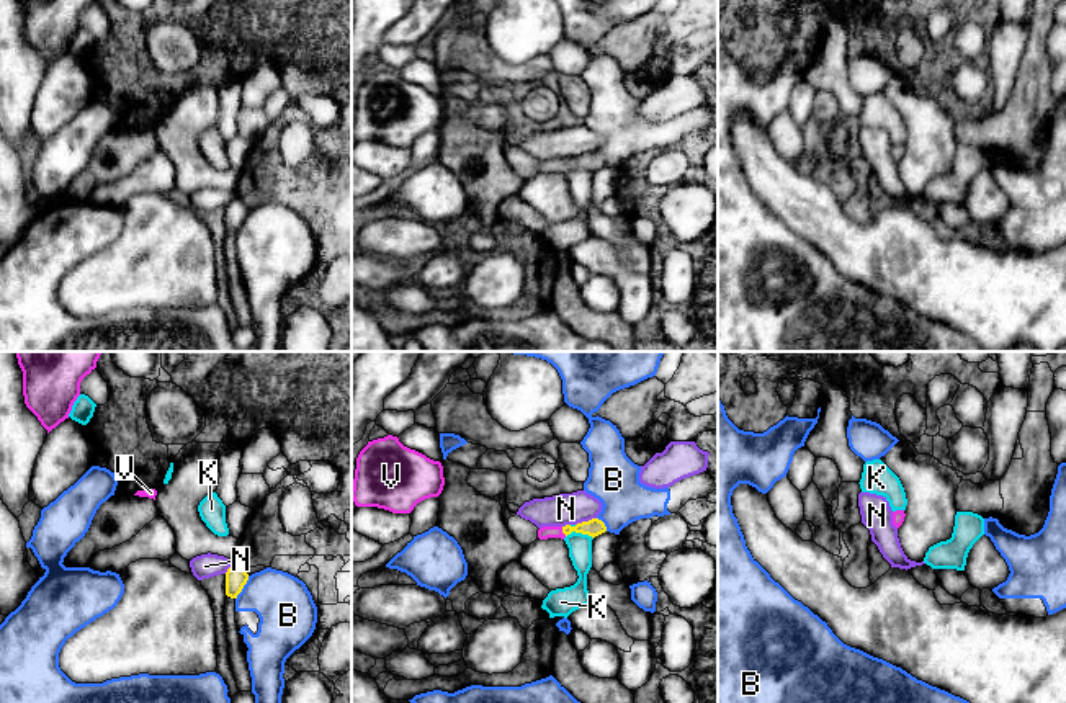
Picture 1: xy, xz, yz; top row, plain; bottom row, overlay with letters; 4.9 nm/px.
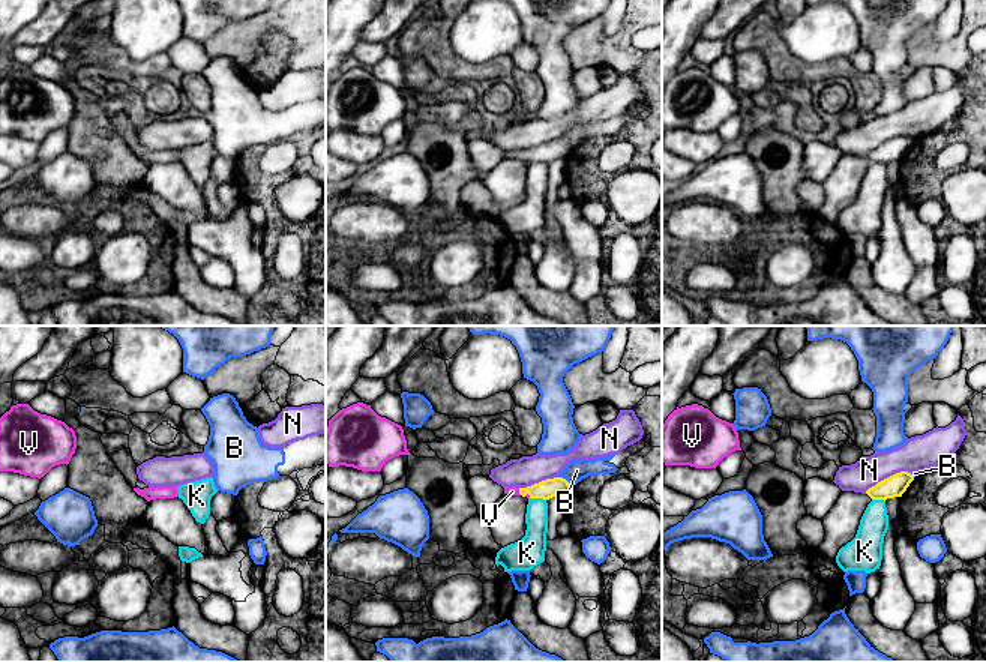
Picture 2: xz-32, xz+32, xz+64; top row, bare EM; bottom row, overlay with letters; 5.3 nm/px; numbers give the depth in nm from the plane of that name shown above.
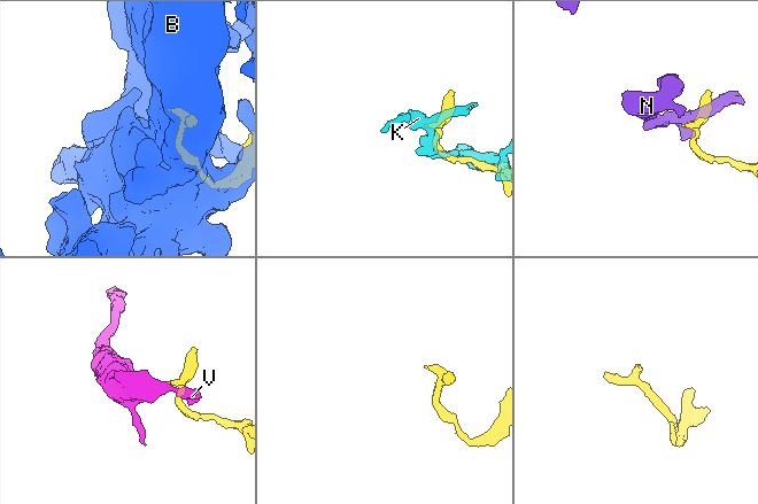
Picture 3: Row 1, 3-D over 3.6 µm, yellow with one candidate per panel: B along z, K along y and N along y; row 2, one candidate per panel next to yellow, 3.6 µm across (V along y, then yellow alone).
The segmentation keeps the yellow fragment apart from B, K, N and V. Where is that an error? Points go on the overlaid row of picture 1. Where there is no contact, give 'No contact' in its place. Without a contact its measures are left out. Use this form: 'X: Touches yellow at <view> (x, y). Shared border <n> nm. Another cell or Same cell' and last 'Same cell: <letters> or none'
B: Touches yellow at xy (242, 587). Shared border 140 nm. Another cell
K: Touches yellow at xz (579, 532). Shared border 140 nm. Another cell
N: Touches yellow at xz (586, 522). Shared border 110 nm. Another cell
V: Touches yellow at xz (563, 532). Shared border 50 nm. Same cell
Same cell: V

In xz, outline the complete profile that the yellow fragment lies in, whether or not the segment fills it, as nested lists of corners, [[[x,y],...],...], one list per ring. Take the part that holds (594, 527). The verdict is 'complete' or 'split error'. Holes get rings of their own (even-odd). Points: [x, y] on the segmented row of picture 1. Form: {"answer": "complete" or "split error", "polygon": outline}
{"answer": "split error", "polygon": [[[592,518],[589,522],[577,523],[576,526],[571,526],[571,525],[566,525],[566,526],[543,526],[543,528],[538,530],[538,538],[540,540],[548,540],[548,538],[564,540],[572,531],[589,535],[589,536],[595,538],[595,536],[605,533],[607,526],[602,520]]]}

